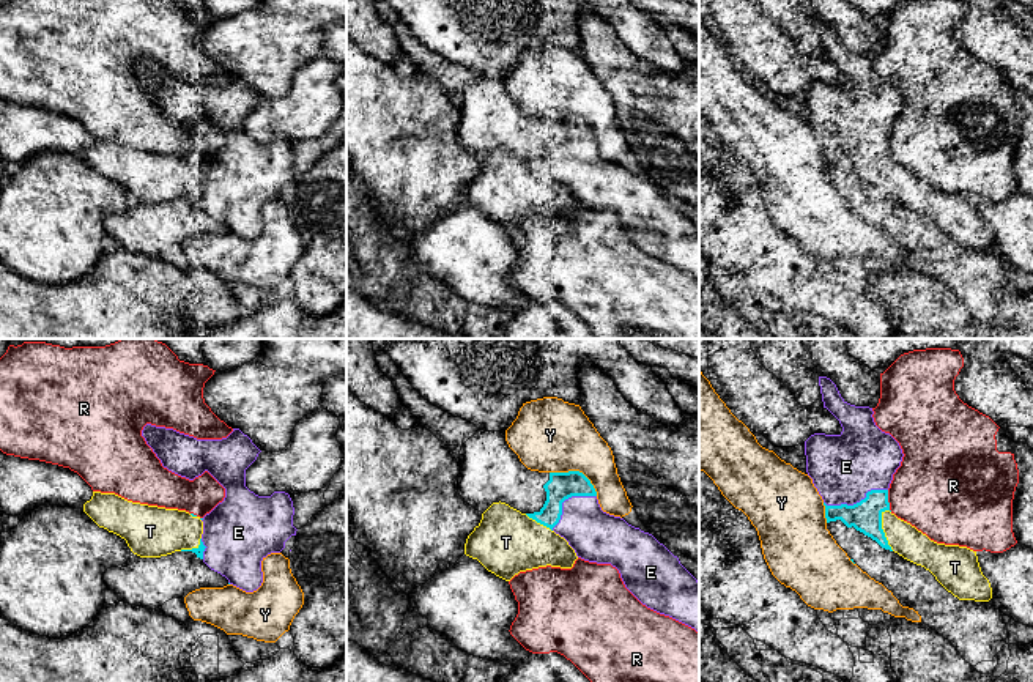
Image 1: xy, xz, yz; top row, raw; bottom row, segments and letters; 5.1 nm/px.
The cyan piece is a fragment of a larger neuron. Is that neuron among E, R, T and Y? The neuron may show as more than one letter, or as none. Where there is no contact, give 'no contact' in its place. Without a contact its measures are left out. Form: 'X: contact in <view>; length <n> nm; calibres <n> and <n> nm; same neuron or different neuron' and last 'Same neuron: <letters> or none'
E: contact in yz; length 340 nm; calibres 160 and 340 nm; same neuron
R: contact in yz; length 110 nm; calibres 160 and 420 nm; different neuron
T: contact in yz; length 220 nm; calibres 160 and 160 nm; different neuron
Y: contact in xz; length 280 nm; calibres 140 and 380 nm; different neuron
Same neuron: E

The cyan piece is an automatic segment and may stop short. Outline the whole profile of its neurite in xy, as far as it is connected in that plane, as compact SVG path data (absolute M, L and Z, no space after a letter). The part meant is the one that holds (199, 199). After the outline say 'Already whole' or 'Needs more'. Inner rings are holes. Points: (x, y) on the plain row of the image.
M146 71L142 77L142 83L161 107L162 113L168 118L189 128L194 128L208 118L225 135L224 148L202 167L203 181L200 192L197 195L181 198L195 200L197 205L200 205L211 217L225 224L230 232L246 239L257 238L263 230L261 208L271 200L280 200L285 195L285 189L291 183L296 183L298 178L293 173L294 154L288 140L274 139L271 143L258 143L246 134L246 117L257 107L261 98L239 76L233 76L233 79L222 87L197 87L173 76Z. Needs more

